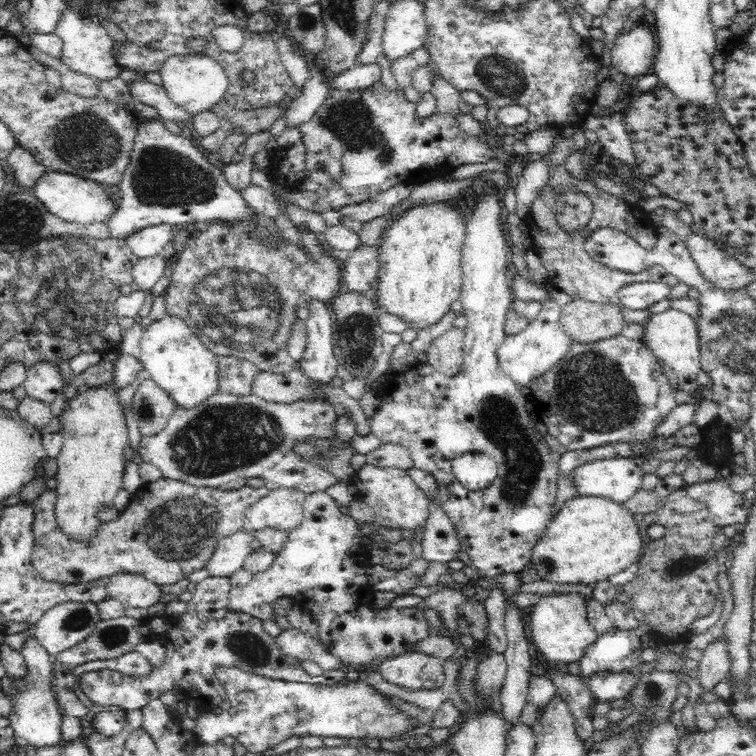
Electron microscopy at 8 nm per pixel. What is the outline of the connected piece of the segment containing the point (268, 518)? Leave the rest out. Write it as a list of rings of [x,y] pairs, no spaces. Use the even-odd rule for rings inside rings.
[[[294,488],[270,491],[246,510],[244,529],[254,536],[265,528],[280,529],[288,533],[302,522],[305,500],[305,495]]]

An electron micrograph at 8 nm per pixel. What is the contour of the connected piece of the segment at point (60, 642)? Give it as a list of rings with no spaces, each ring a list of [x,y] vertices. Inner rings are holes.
[[[64,602],[46,610],[36,622],[35,637],[54,659],[92,634],[100,622],[99,608],[93,602]]]

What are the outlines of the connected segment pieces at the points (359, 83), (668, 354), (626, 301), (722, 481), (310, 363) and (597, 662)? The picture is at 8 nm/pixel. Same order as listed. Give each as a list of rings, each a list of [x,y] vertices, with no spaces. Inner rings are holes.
[[[378,63],[354,65],[348,70],[329,76],[329,85],[336,90],[364,90],[380,81],[382,68]]]
[[[670,308],[664,312],[650,316],[645,324],[643,340],[653,350],[657,358],[661,358],[676,374],[678,387],[683,391],[694,394],[700,383],[696,381],[698,372],[701,370],[701,352],[698,352],[698,331],[697,324],[692,316],[678,309]]]
[[[634,282],[620,288],[619,302],[632,310],[646,310],[660,300],[668,299],[671,288],[662,282]]]
[[[724,476],[717,480],[685,486],[688,495],[698,502],[707,505],[710,518],[722,529],[724,526],[746,524],[755,500],[747,500],[742,494],[732,491]]]
[[[312,300],[312,302],[307,305],[310,312],[309,317],[305,320],[308,331],[308,342],[302,358],[296,363],[307,378],[315,384],[315,388],[322,388],[322,386],[326,386],[326,384],[331,384],[332,378],[337,376],[336,369],[341,362],[341,360],[336,357],[338,349],[334,337],[336,336],[336,332],[332,330],[332,326],[334,326],[334,316],[332,316],[332,312],[330,312],[330,304],[329,302]]]
[[[612,629],[598,638],[586,649],[579,660],[579,677],[587,684],[590,675],[596,671],[636,671],[642,652],[641,638],[630,631]]]

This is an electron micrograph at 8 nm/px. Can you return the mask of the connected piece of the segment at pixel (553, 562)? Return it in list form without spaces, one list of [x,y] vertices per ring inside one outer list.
[[[578,496],[568,500],[548,522],[532,548],[530,564],[537,567],[541,580],[593,586],[626,570],[630,564],[637,563],[642,553],[642,542],[638,523],[623,504],[600,496]]]

